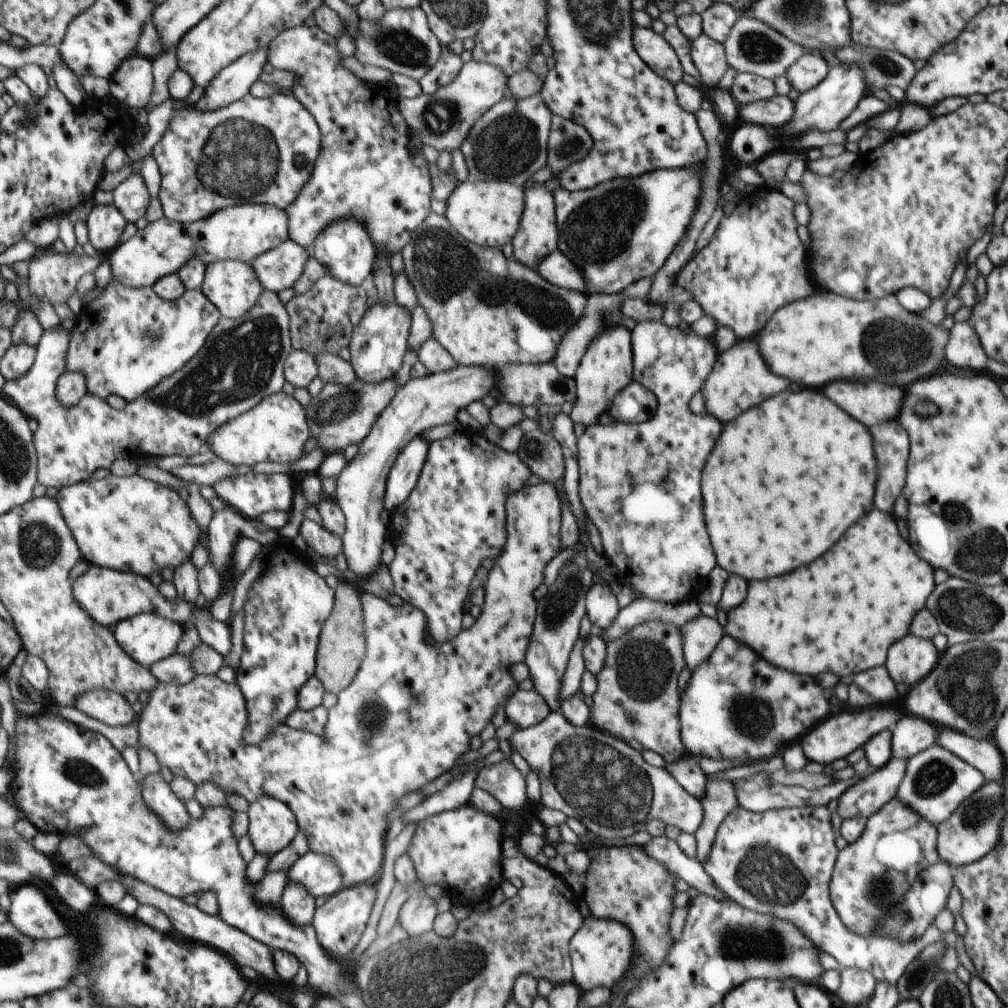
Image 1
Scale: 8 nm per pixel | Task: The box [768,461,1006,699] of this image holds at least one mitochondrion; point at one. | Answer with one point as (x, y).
(962, 608)

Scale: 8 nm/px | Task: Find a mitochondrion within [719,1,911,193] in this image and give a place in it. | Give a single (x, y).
(758, 48)

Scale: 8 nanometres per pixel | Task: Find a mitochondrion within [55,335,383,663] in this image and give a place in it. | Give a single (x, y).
(334, 410)

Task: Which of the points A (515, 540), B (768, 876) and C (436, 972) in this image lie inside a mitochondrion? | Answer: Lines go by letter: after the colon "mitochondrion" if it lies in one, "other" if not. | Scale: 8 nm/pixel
A: other
B: mitochondrion
C: mitochondrion

